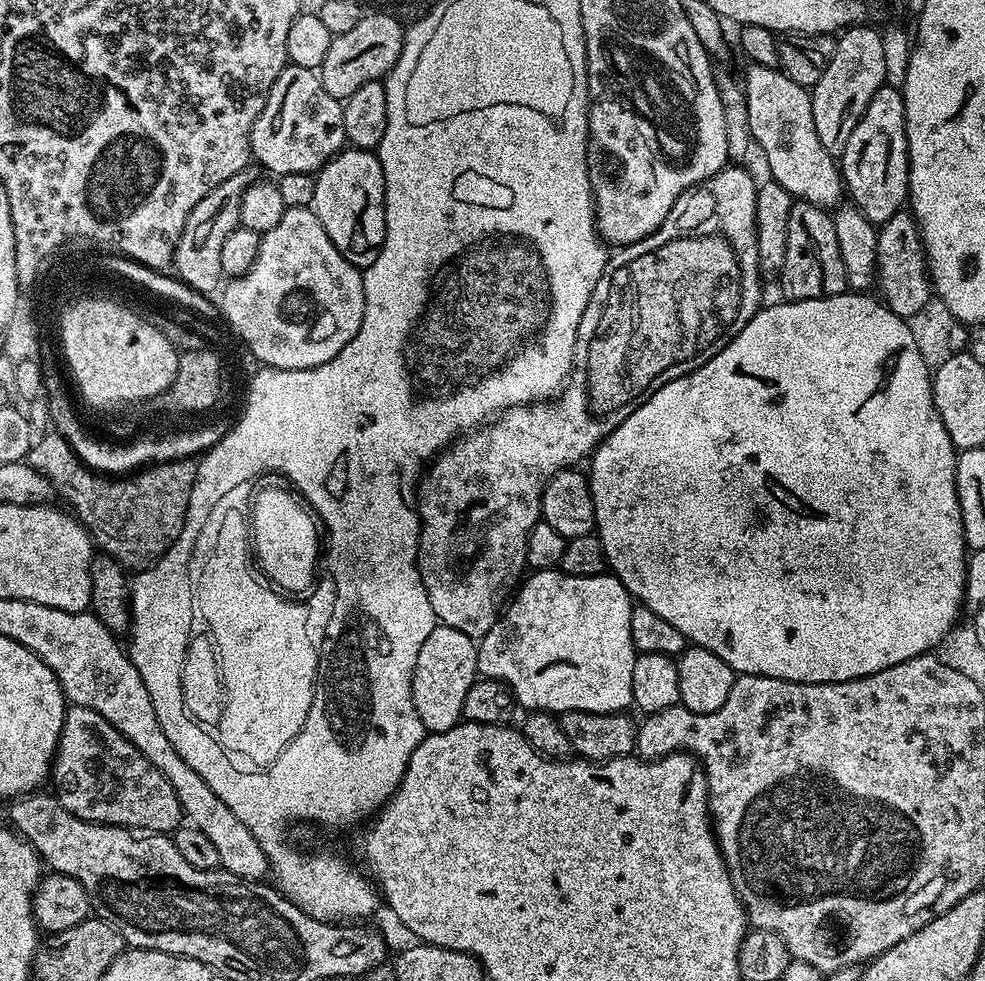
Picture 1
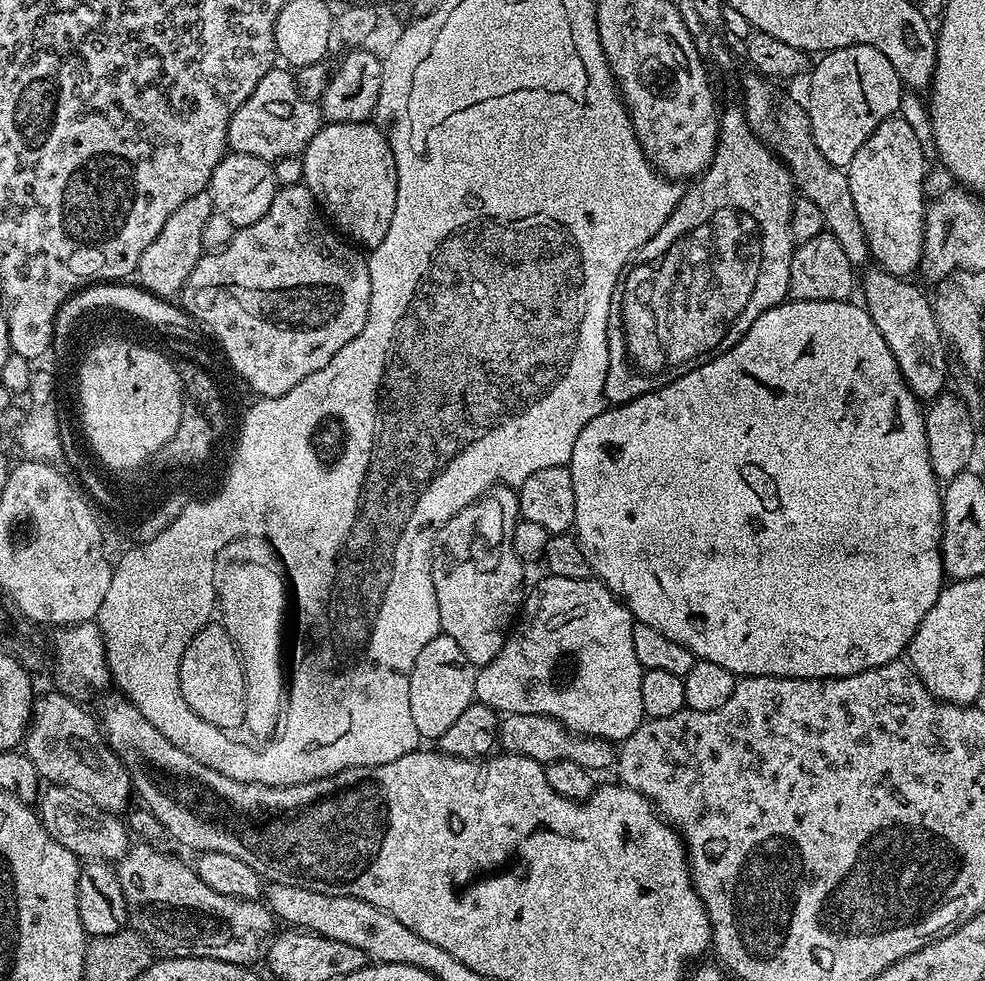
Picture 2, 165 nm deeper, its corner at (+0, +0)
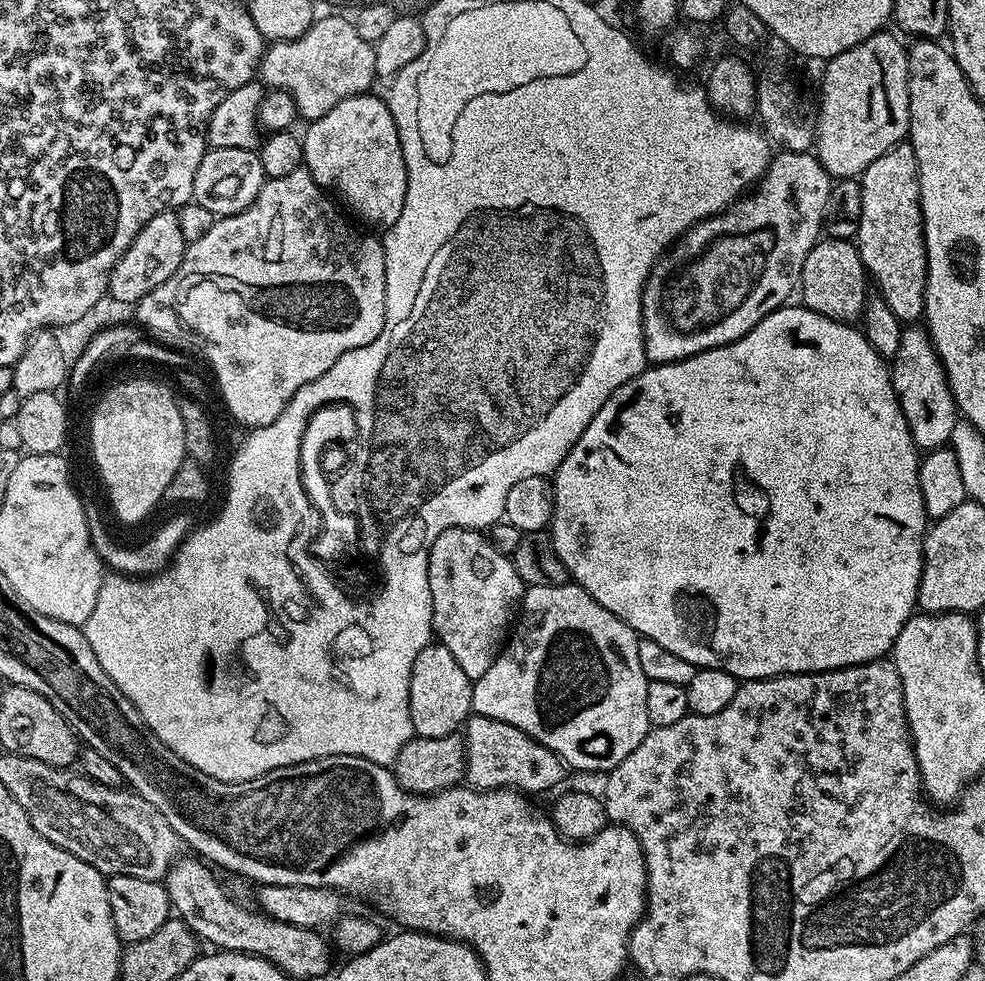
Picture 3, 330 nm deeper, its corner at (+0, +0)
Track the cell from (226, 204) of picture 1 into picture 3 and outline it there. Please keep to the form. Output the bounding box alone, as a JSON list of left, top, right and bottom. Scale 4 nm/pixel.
[108,210,185,306]

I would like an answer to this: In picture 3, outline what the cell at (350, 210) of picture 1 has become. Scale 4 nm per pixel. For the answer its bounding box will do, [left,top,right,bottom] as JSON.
[302,95,408,230]

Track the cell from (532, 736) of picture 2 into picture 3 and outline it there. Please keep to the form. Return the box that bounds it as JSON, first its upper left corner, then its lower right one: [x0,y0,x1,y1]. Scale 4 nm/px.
[462,714,566,794]

